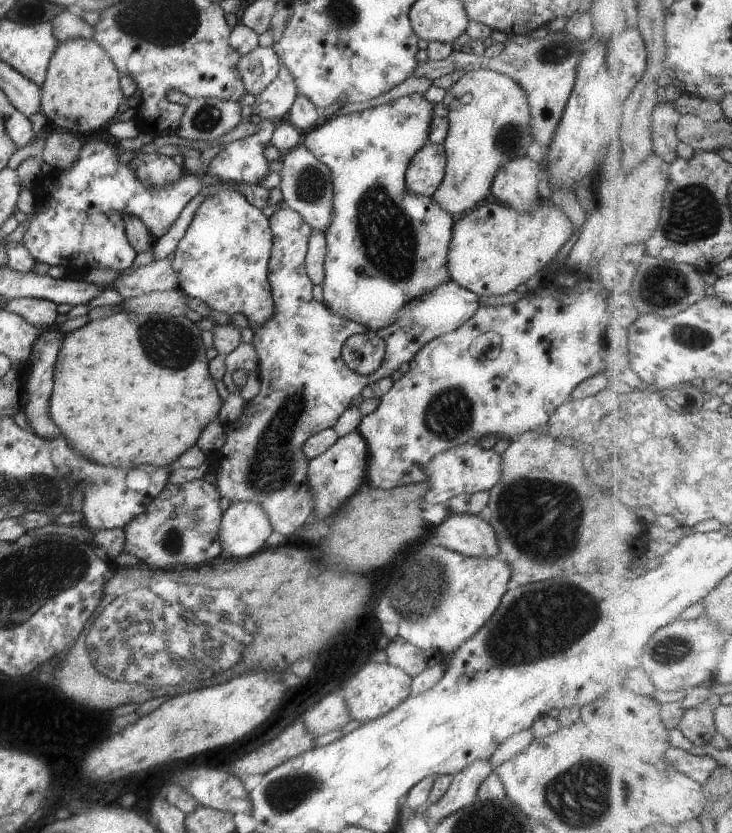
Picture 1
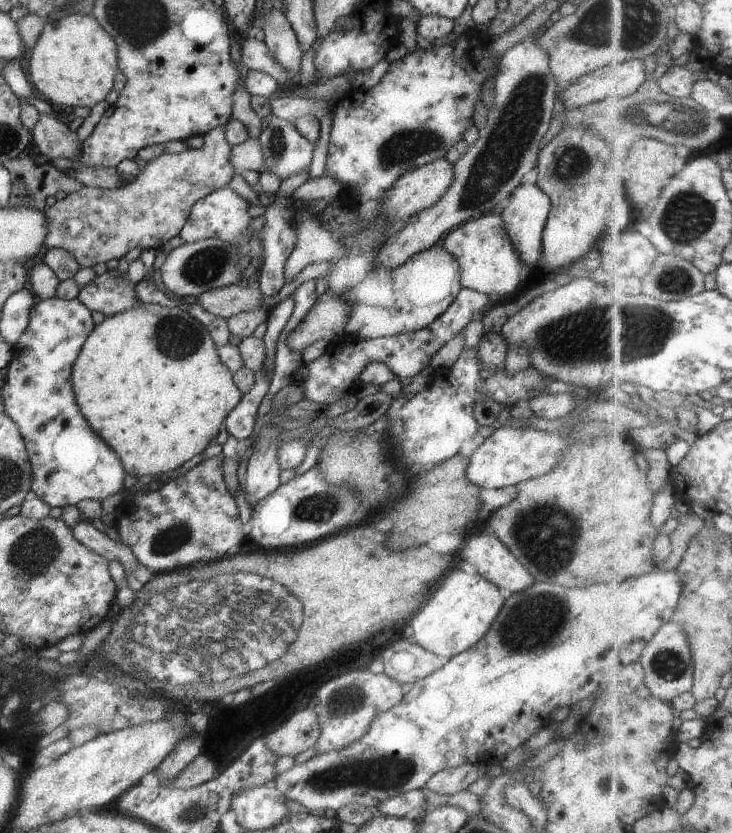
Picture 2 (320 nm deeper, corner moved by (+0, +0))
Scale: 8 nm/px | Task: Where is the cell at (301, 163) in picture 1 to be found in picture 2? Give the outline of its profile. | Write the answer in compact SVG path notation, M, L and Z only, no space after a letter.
M272 116L258 138L263 156L263 170L272 173L279 181L301 170L309 170L315 144L306 140L291 122Z

